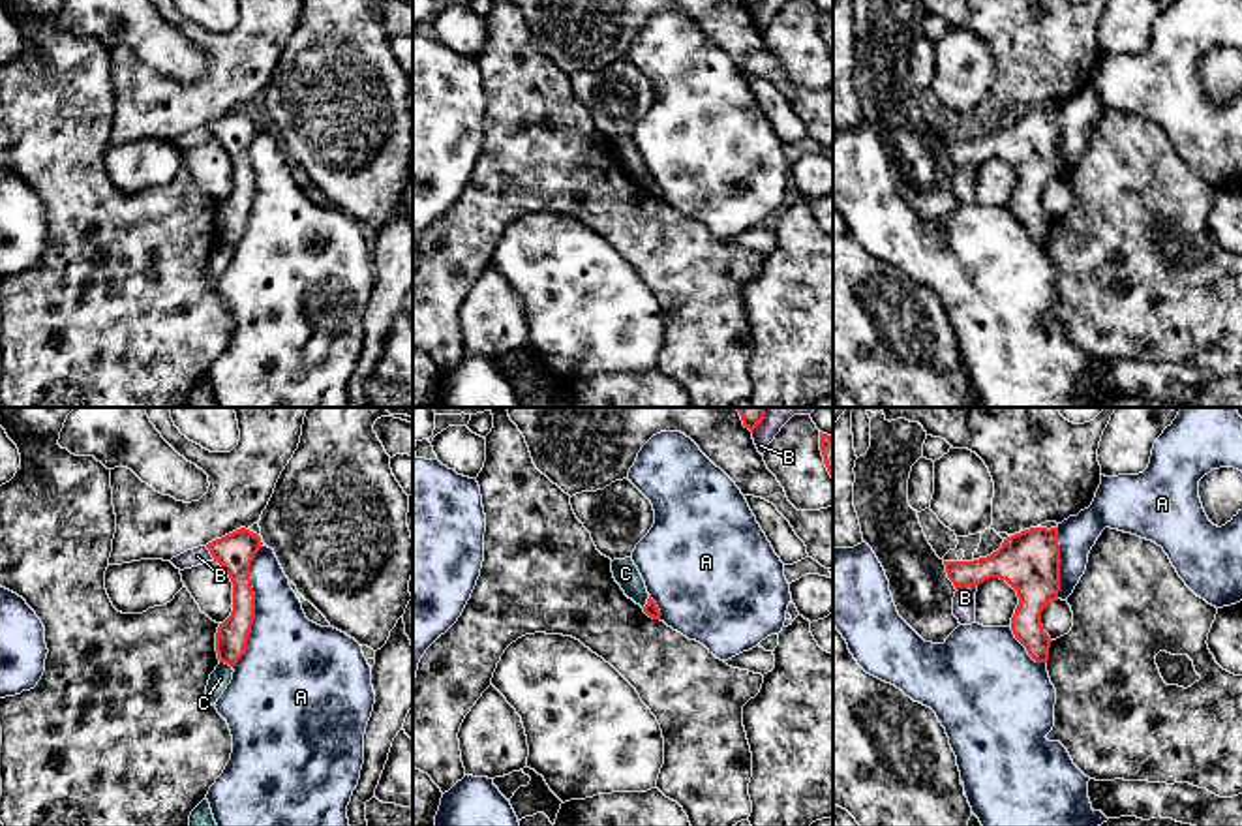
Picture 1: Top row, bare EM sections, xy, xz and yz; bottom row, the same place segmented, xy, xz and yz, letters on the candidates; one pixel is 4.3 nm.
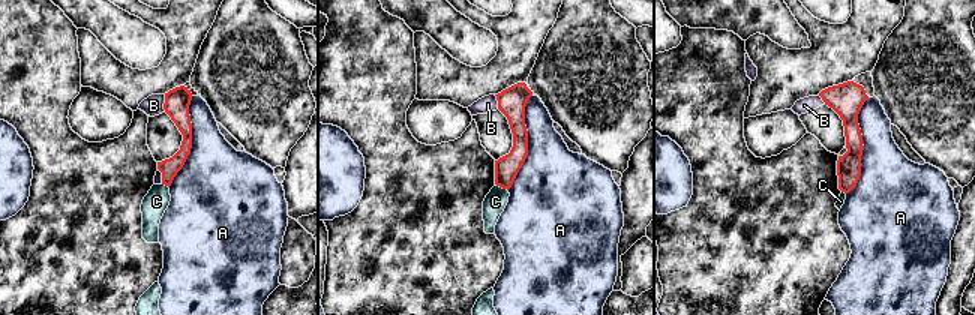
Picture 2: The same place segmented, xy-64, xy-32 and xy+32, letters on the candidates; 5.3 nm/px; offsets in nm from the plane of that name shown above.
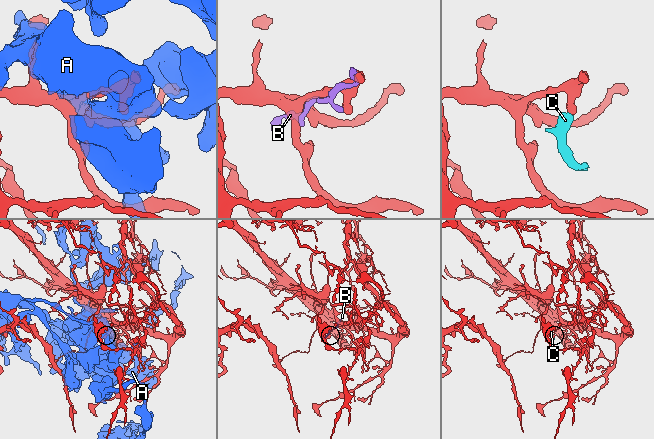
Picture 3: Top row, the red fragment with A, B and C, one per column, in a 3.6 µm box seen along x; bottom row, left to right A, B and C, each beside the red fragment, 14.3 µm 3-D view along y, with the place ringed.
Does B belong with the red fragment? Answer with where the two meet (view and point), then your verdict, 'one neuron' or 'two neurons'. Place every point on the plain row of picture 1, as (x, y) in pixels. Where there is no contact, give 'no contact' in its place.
contact yz (967, 164); two neurons

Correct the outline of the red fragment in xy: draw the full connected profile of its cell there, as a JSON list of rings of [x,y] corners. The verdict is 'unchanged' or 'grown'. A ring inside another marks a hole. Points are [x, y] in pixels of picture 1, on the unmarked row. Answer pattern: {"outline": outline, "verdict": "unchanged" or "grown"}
{"outline": [[[240,107],[206,124],[233,161],[233,191],[220,203],[216,212],[216,231],[220,244],[210,253],[206,278],[214,285],[233,259],[233,246],[244,235],[251,205],[255,199],[255,173],[250,146],[261,128],[261,116]]], "verdict": "grown"}

